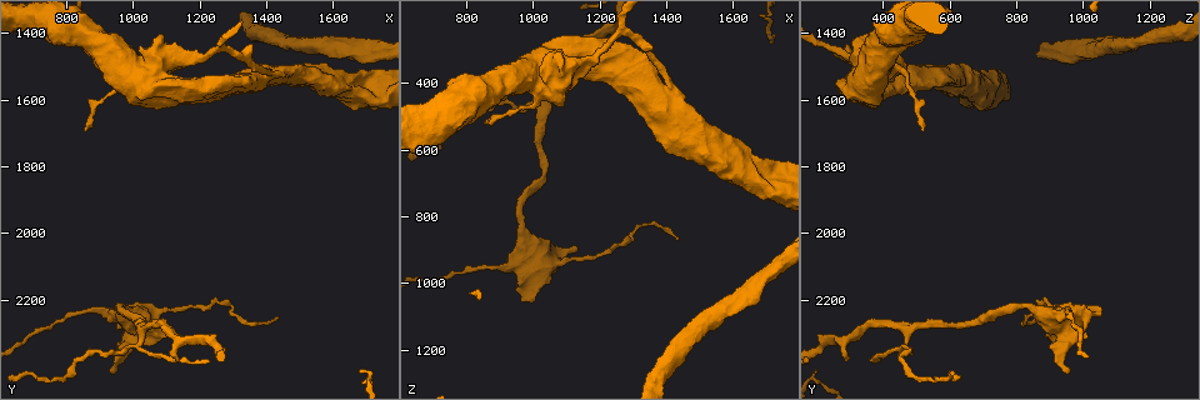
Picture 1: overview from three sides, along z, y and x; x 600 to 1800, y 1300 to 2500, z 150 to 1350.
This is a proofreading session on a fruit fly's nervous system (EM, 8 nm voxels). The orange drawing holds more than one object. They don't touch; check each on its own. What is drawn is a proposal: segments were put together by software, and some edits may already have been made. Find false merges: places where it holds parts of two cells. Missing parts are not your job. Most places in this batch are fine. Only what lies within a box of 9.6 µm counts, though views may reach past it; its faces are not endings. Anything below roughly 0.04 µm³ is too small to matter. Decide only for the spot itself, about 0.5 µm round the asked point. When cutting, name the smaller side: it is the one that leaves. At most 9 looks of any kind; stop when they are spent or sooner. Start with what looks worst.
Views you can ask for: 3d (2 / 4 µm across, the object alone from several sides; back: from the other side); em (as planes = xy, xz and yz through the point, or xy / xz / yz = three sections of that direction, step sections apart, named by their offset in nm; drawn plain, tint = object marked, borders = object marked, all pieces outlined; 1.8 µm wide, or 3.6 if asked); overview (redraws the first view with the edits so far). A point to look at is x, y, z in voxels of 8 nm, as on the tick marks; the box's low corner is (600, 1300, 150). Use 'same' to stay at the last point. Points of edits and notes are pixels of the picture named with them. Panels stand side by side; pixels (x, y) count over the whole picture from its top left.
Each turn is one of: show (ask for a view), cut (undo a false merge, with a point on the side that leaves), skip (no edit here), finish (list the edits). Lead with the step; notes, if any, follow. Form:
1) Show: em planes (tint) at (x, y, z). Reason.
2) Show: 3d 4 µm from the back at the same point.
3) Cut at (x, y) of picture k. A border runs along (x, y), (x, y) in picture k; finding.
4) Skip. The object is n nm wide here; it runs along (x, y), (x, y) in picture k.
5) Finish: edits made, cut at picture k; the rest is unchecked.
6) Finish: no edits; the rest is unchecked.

Show: 3d 4 µm at (1050, 1500, 380). Sudden change in width.

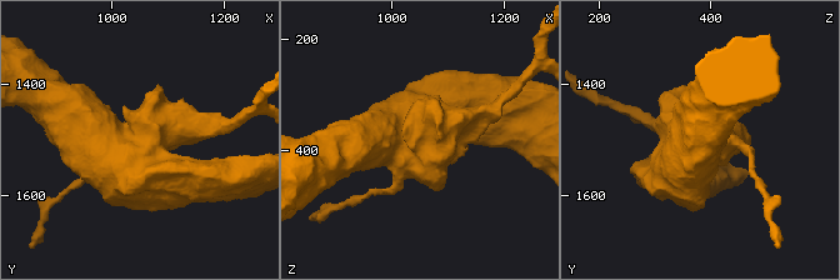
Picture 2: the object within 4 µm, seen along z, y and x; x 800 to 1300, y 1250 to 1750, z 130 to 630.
Show: em yz step 4 (tint) at (1040, 1500, 375).

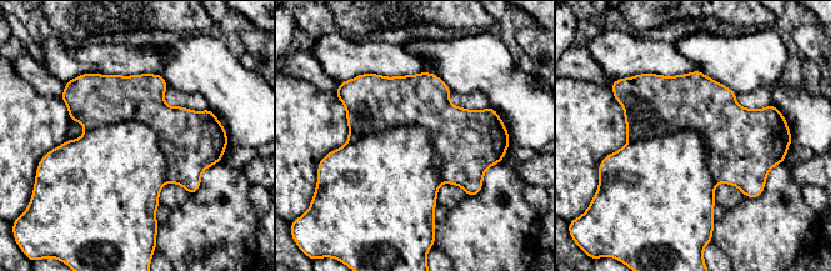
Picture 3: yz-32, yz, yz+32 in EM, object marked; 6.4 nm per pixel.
Cut at (381, 103) of picture 3. A border runs along (349, 140), (421, 126), (442, 181) in picture 3; two cells meet here.

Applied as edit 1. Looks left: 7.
Show: overview.

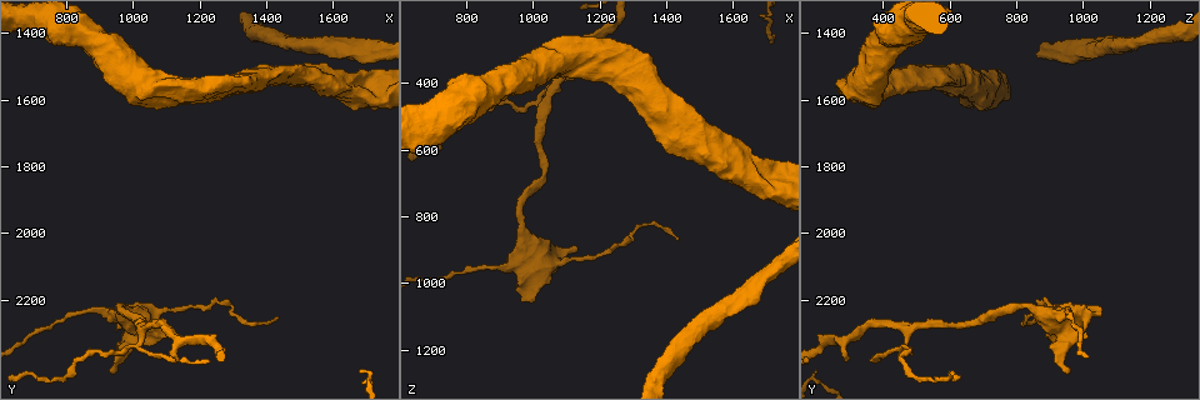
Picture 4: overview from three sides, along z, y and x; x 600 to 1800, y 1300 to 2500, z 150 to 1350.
Show: 3d 4 µm at (900, 2240, 960). Sudden change in width.

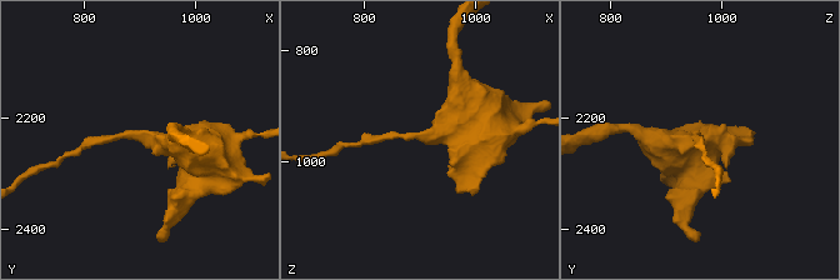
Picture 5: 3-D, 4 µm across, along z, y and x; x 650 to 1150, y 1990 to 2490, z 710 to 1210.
Show: em planes (tint) at (905, 2230, 960). Shape alone is not enough.

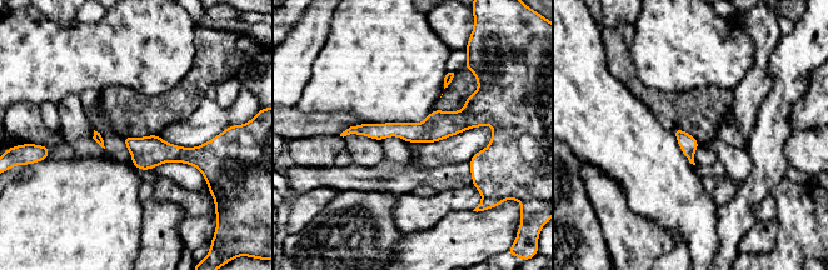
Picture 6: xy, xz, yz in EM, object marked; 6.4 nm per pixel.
Skip. It runs along (485, 120), (430, 130), (352, 130) in picture 6; one cell here.

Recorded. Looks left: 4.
Show: 3d 4 µm at (1380, 1520, 480). Arms part here.

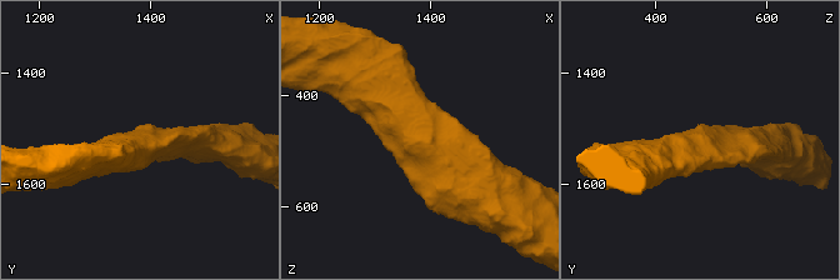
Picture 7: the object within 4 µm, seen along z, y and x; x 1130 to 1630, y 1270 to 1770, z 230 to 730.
Show: em 3.6 µm planes (tint) at (1385, 1535, 475).

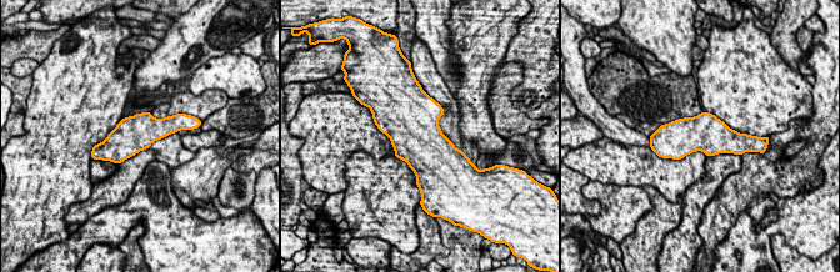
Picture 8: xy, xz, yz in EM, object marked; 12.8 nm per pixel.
Skip. Continuous, no second cell.

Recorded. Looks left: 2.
Finish: edits made, cut at picture 3; the rest is unchecked.

